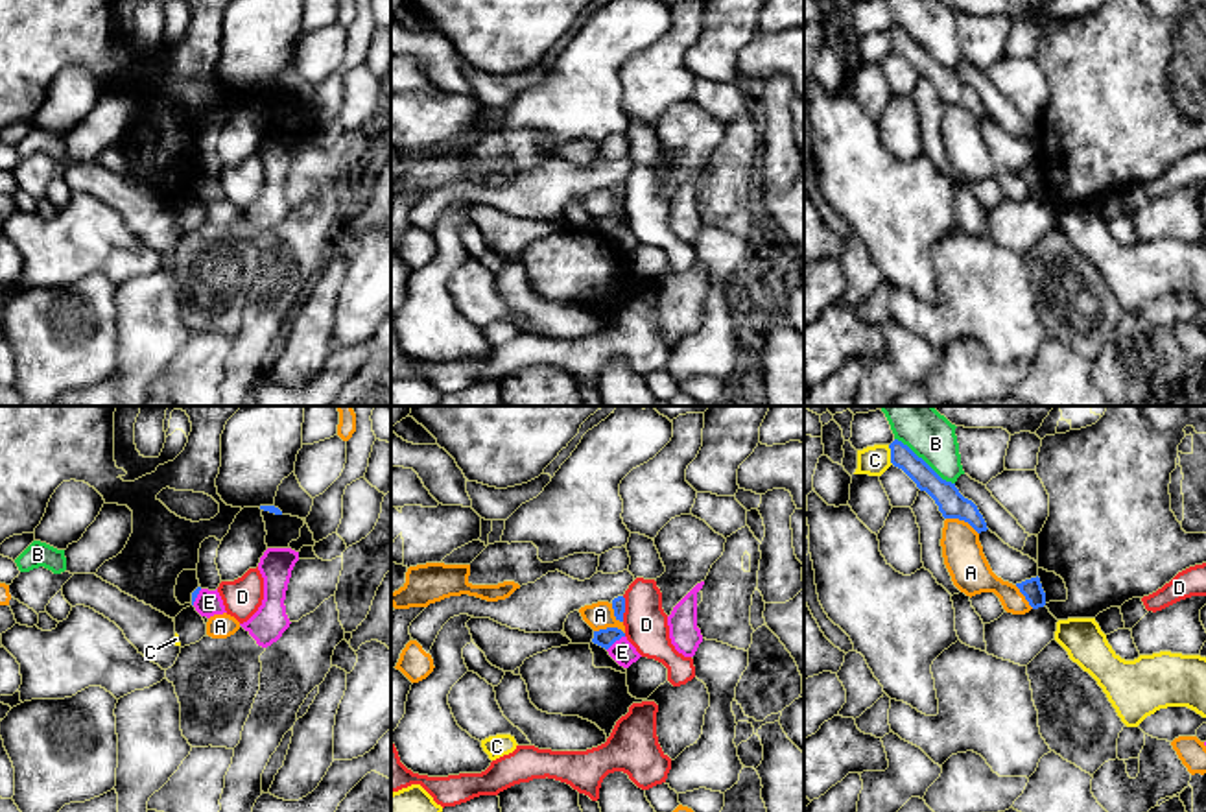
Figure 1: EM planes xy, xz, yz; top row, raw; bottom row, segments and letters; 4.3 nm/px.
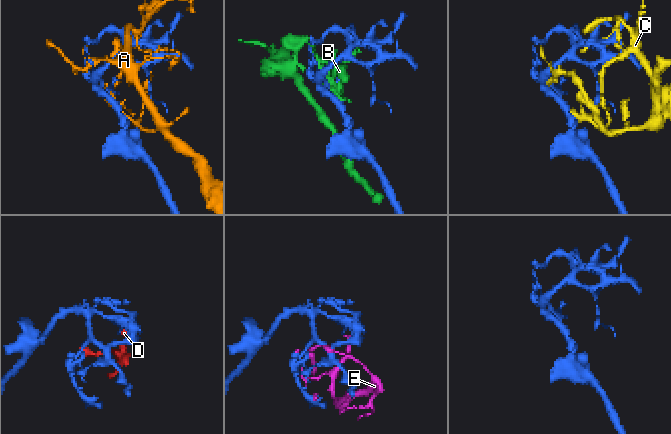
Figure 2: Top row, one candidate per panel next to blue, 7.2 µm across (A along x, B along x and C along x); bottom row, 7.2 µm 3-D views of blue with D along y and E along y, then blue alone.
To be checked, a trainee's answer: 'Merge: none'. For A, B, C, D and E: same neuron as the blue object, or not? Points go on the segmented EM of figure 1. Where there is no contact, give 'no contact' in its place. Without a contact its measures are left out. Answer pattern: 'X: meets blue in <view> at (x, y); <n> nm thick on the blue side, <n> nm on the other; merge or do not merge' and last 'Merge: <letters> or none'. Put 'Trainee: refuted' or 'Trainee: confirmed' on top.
Trainee: confirmed
A: meets blue in yz at (963, 519); 120 nm thick on the blue side, 180 nm on the other; do not merge
B: meets blue in yz at (922, 460); 120 nm thick on the blue side, 220 nm on the other; do not merge
C: meets blue in yz at (891, 454); 100 nm thick on the blue side, 130 nm on the other; do not merge
D: meets blue in xz at (624, 609); 60 nm thick on the blue side, 190 nm on the other; do not merge
E: meets blue in xz at (614, 641); 80 nm thick on the blue side, 100 nm on the other; do not merge
Merge: none

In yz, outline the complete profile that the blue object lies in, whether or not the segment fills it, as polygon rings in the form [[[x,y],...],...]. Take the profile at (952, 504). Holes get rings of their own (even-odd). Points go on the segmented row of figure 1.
[[[894,439],[891,445],[891,463],[902,469],[920,491],[926,491],[944,519],[959,519],[968,522],[977,533],[987,531],[987,522],[977,506],[964,498],[955,484],[942,480],[922,458],[907,445]]]

